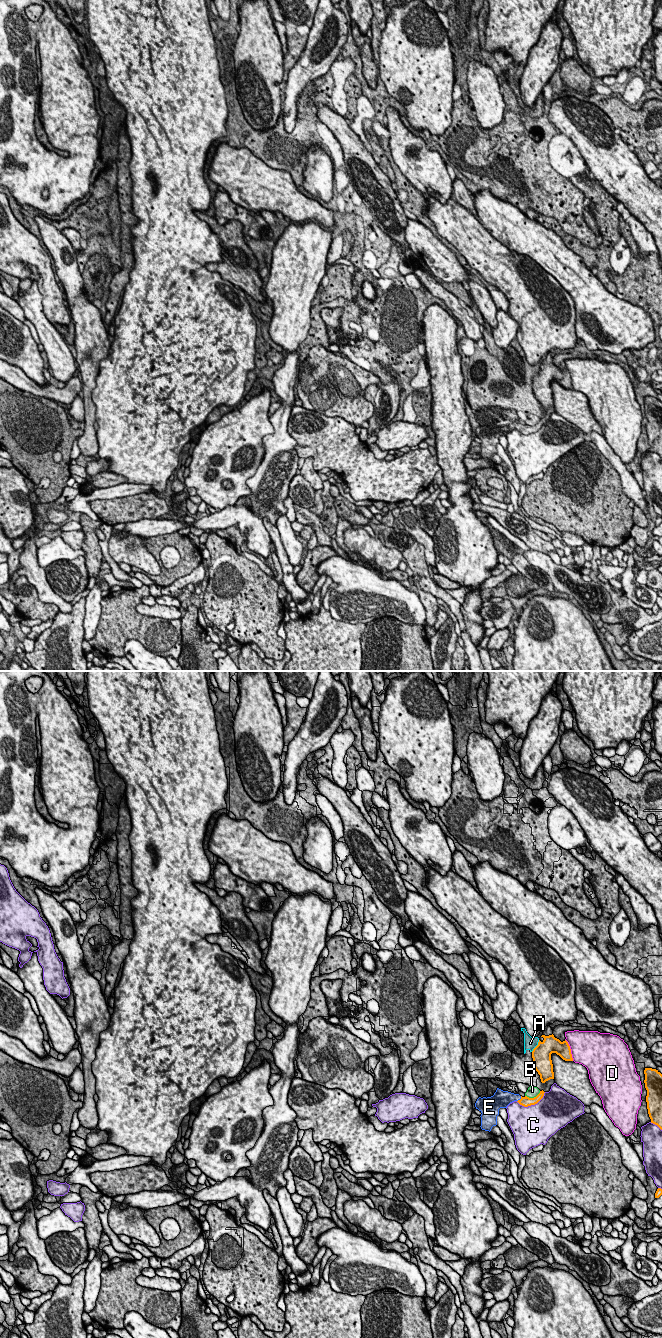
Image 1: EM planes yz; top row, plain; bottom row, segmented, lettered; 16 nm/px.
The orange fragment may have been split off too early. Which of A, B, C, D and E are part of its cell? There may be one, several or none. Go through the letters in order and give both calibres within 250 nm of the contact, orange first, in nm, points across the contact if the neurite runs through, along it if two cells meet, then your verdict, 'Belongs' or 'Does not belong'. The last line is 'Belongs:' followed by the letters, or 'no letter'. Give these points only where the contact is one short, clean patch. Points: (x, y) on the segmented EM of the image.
A: Thickness 320 nm (orange) against 200 nm. Does not belong
B: Thickness 160 nm (orange) against 170 nm. Does not belong
C: Thickness 160 nm (orange) against 480 nm. Does not belong
D: Thickness 240 nm (orange) against 480 nm. Does not belong
E: Thickness 160 nm (orange) against 220 nm. Path across: yz (525, 1101), (520, 1099), (505, 1098). Belongs
Belongs: E

